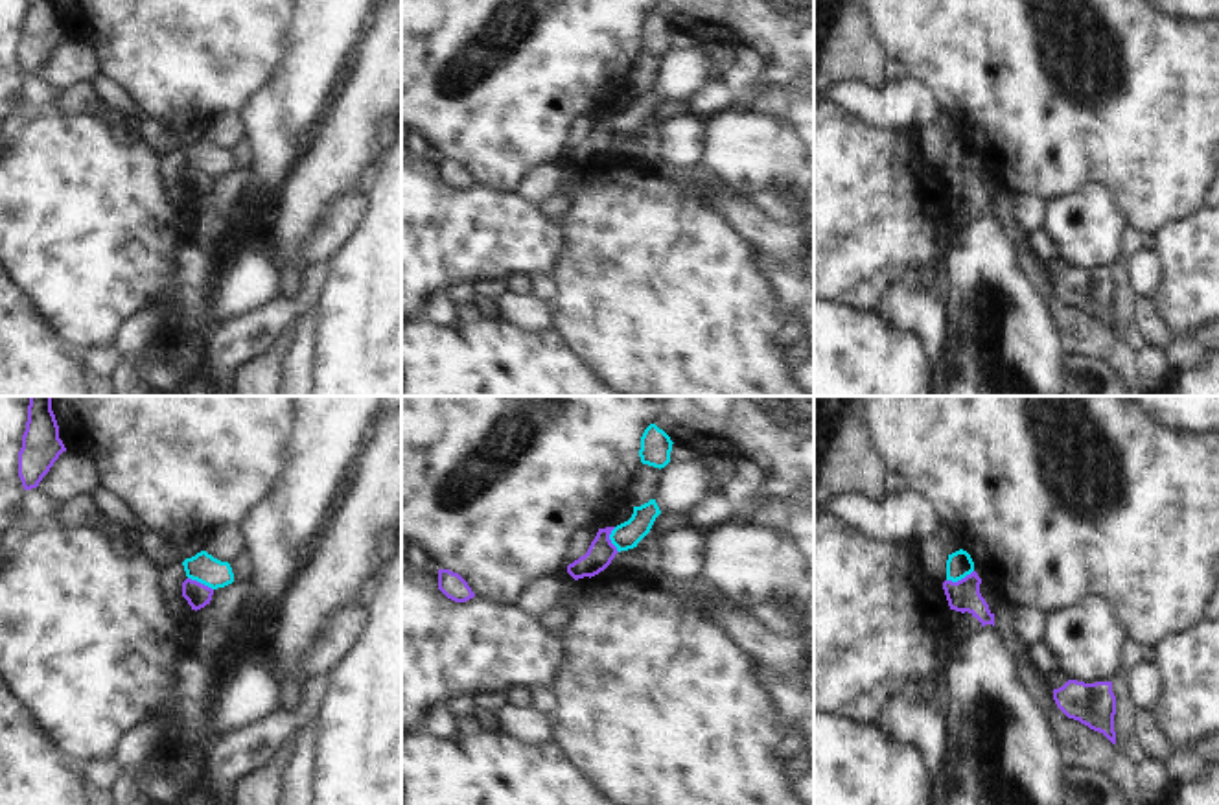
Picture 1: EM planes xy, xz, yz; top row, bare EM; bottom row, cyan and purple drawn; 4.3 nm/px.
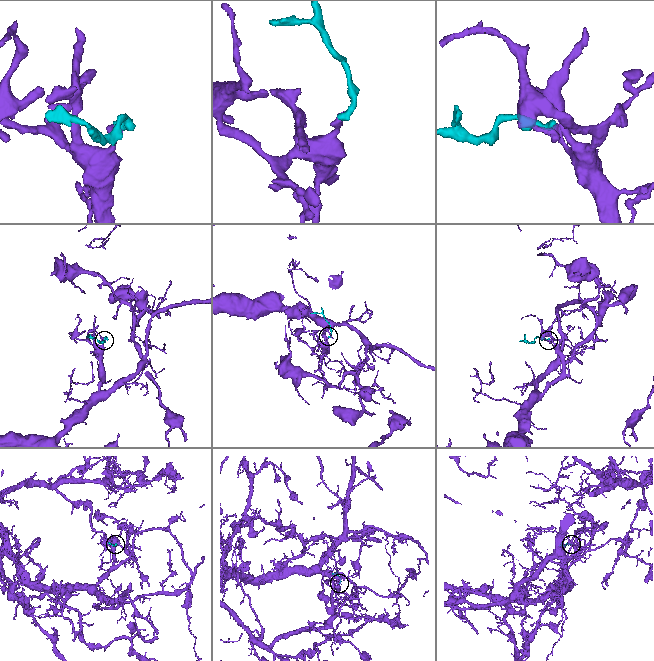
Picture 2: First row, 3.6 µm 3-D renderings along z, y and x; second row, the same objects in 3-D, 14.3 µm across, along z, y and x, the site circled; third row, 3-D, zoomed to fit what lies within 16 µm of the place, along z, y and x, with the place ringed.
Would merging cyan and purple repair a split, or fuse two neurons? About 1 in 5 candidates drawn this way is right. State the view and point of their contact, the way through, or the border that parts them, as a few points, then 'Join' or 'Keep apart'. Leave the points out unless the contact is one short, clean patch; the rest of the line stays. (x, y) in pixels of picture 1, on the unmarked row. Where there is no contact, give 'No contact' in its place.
Touches cyan at yz (960, 166). Boundary: yz (973, 157), (956, 168), (947, 168). Keep apart

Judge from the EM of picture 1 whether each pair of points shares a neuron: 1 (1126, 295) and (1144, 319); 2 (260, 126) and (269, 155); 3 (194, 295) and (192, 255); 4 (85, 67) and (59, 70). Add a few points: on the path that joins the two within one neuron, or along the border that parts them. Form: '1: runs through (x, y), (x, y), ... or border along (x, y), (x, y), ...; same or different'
1: border along (1138, 297), (1133, 328); different
2: runs through (267, 133), (269, 148); same
3: runs through (194, 286), (194, 264); same
4: runs through (80, 67), (65, 67); same

